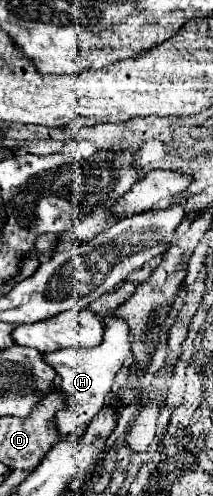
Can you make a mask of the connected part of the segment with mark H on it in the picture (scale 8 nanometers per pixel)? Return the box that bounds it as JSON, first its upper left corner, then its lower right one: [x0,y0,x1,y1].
[44,312,134,442]

